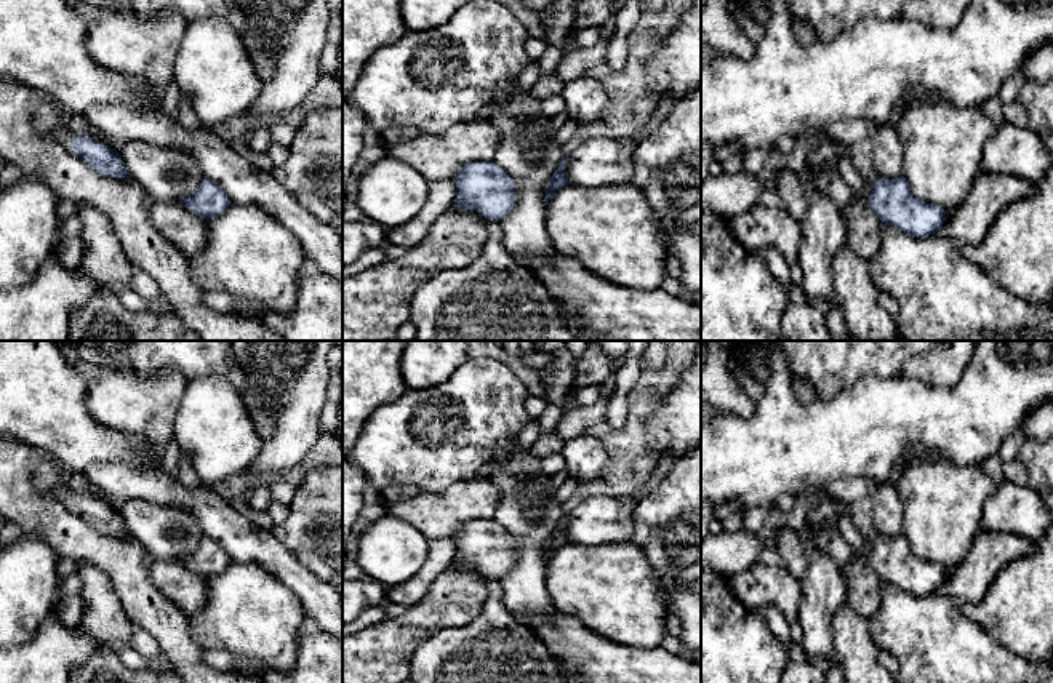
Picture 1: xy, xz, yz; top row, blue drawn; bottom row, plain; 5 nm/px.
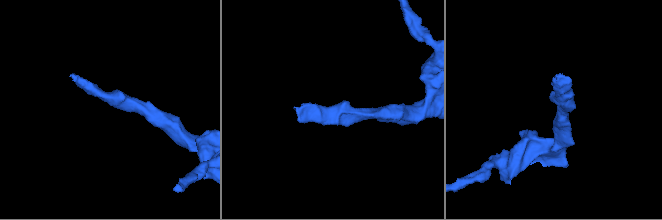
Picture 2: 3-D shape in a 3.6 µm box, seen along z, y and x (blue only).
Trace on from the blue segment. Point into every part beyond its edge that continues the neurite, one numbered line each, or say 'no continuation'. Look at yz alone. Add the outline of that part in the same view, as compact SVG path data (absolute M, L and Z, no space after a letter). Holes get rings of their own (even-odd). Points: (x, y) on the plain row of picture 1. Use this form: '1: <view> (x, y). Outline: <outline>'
no continuation

